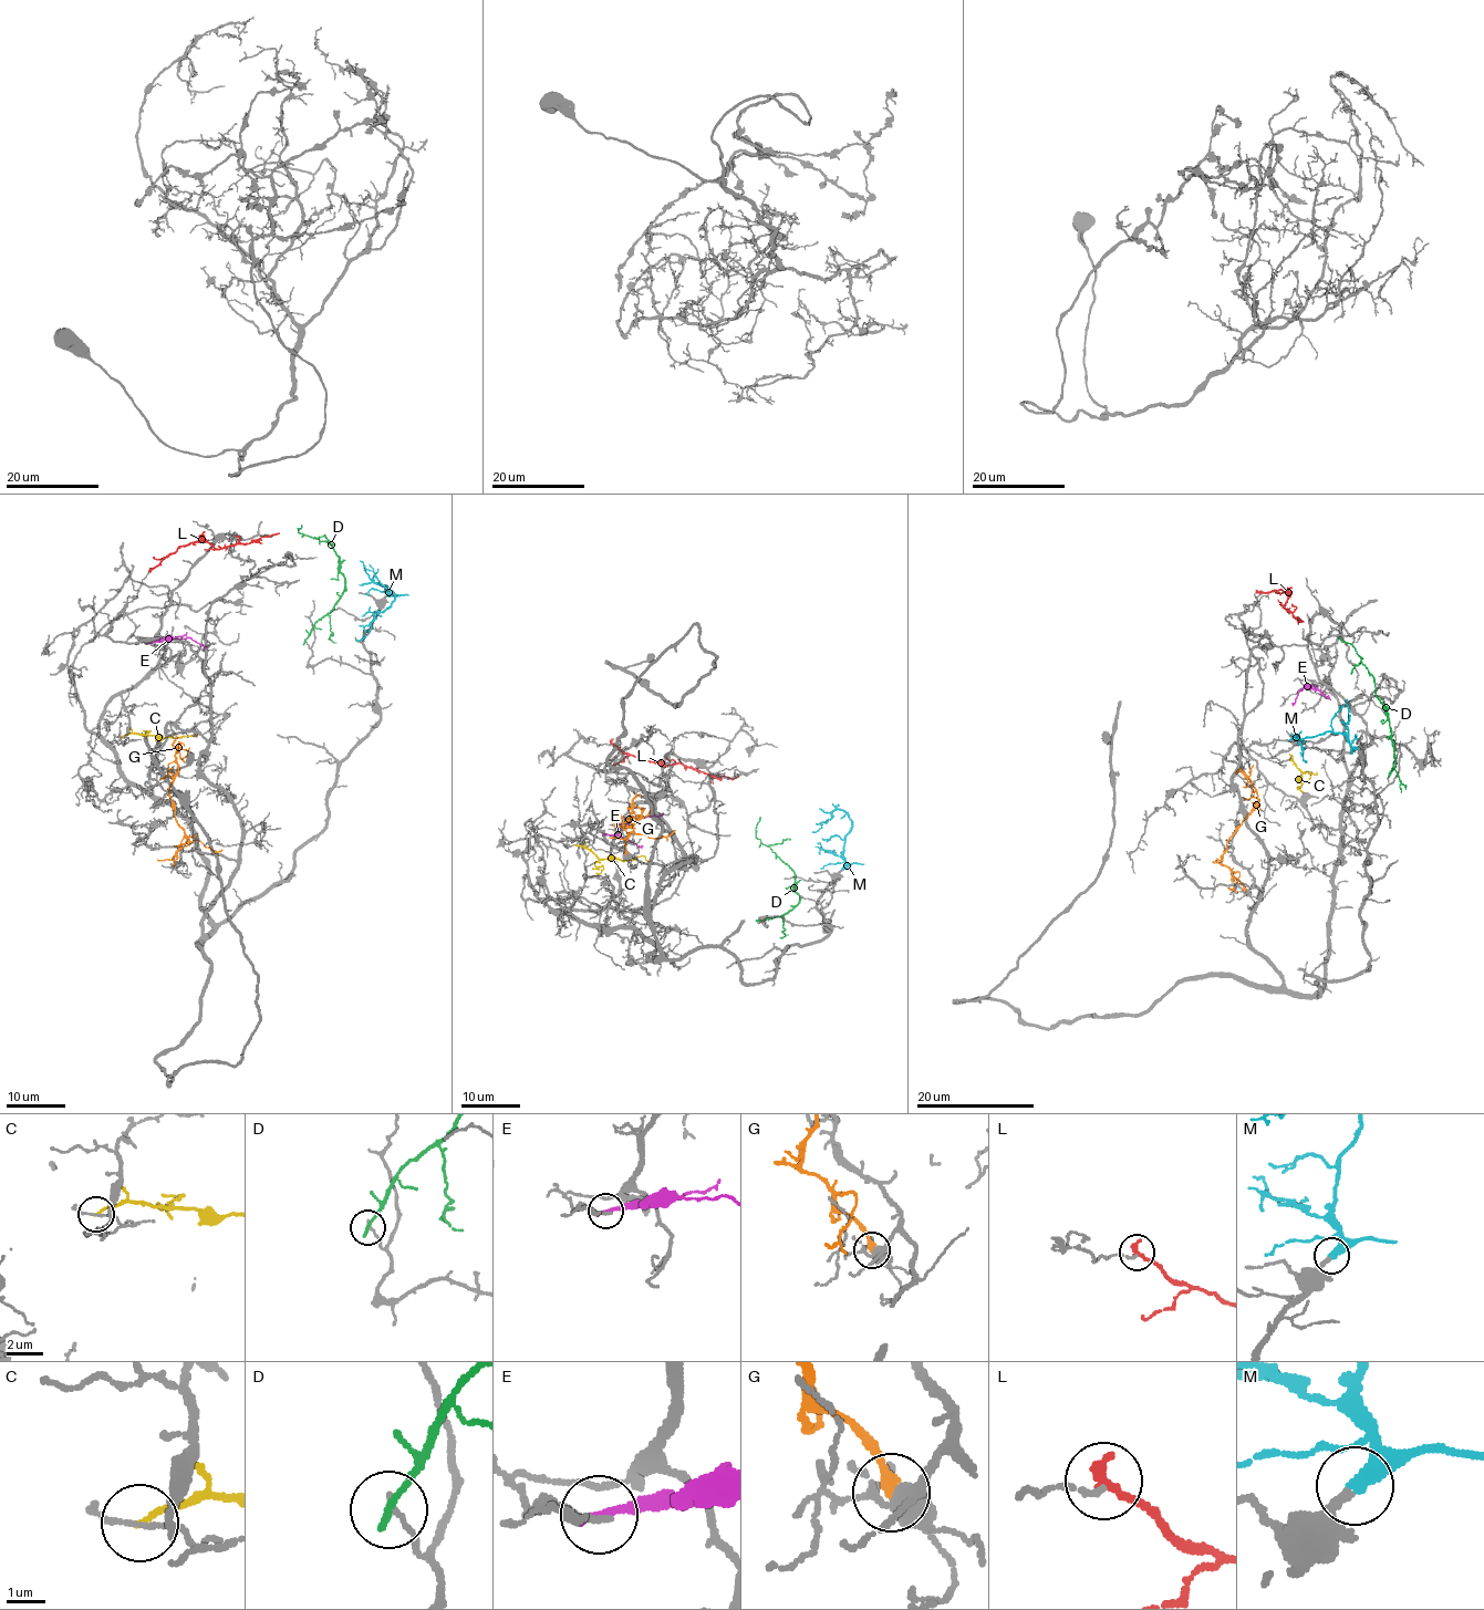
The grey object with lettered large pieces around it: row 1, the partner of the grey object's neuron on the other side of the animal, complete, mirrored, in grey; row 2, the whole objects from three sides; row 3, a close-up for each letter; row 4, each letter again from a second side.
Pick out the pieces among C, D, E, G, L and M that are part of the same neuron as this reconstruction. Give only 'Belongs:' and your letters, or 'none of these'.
Belongs: M

